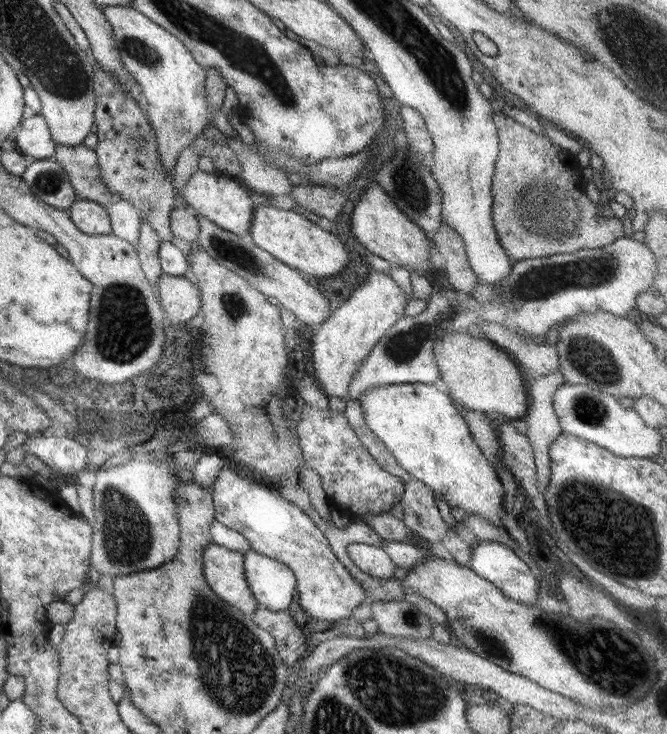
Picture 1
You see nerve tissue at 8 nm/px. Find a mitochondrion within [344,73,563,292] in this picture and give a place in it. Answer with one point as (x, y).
(408, 185)

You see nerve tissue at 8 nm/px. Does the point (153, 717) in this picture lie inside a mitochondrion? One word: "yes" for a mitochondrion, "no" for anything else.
no

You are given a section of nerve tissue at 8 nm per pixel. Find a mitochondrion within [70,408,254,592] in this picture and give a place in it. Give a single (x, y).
(127, 533)

